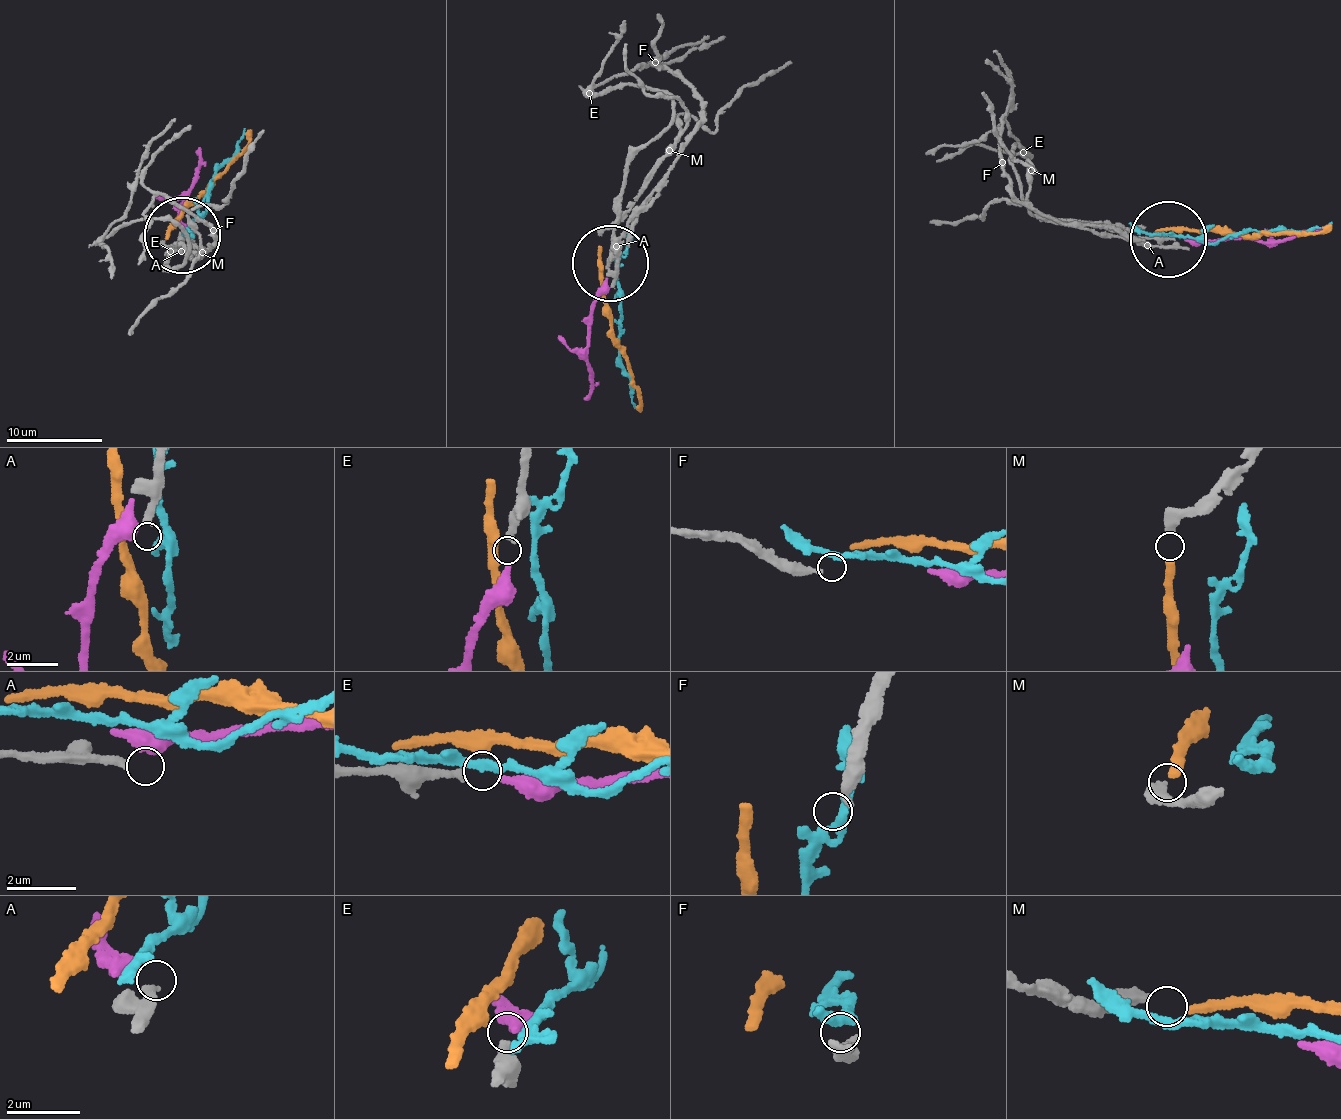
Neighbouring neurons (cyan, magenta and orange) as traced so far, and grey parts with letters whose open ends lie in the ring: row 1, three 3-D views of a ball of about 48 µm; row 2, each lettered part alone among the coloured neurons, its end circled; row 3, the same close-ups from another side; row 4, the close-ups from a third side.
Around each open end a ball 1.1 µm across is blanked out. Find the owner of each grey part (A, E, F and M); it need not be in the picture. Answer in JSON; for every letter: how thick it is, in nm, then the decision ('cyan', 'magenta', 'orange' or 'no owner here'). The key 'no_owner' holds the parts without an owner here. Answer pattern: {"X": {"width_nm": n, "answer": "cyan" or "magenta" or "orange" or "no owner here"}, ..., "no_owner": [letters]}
{"A": {"width_nm": 220, "answer": "no owner here"}, "E": {"width_nm": 240, "answer": "magenta"}, "F": {"width_nm": 280, "answer": "no owner here"}, "M": {"width_nm": 360, "answer": "orange"}, "no_owner": ["A", "F"]}

